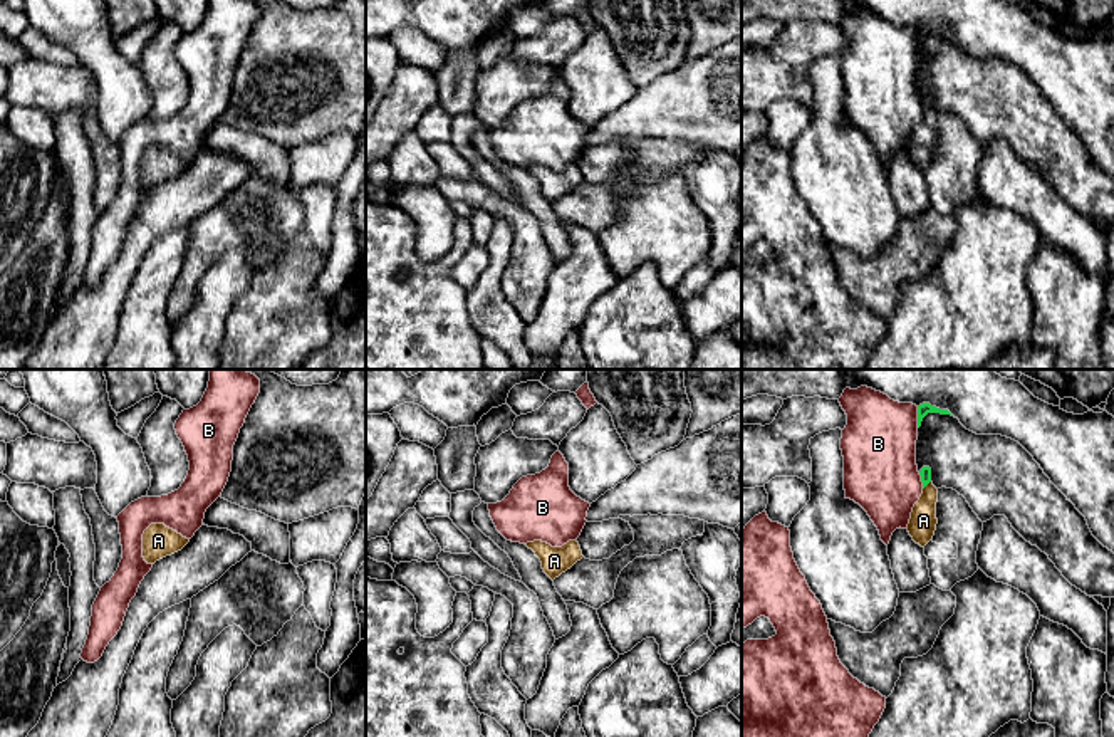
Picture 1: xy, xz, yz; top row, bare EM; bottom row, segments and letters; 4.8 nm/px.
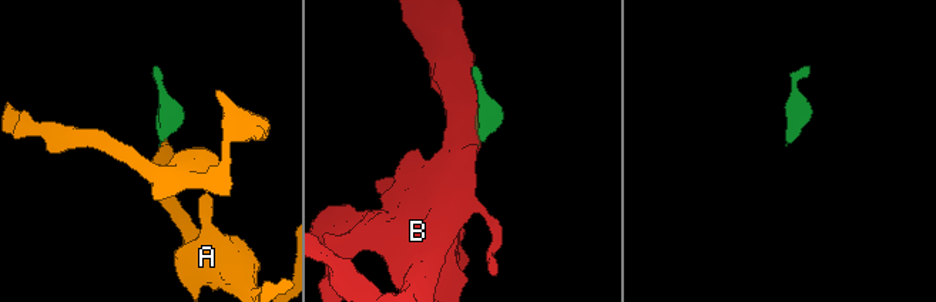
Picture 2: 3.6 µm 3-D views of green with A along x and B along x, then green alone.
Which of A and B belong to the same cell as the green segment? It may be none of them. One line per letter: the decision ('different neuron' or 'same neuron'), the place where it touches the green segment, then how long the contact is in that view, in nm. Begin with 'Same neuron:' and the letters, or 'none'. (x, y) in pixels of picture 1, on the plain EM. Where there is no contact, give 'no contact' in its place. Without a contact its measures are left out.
Same neuron: A
A: same neuron; meets green in yz at (926, 108); contact 60 nm long
B: different neuron; meets green in yz at (918, 41); contact 100 nm long

